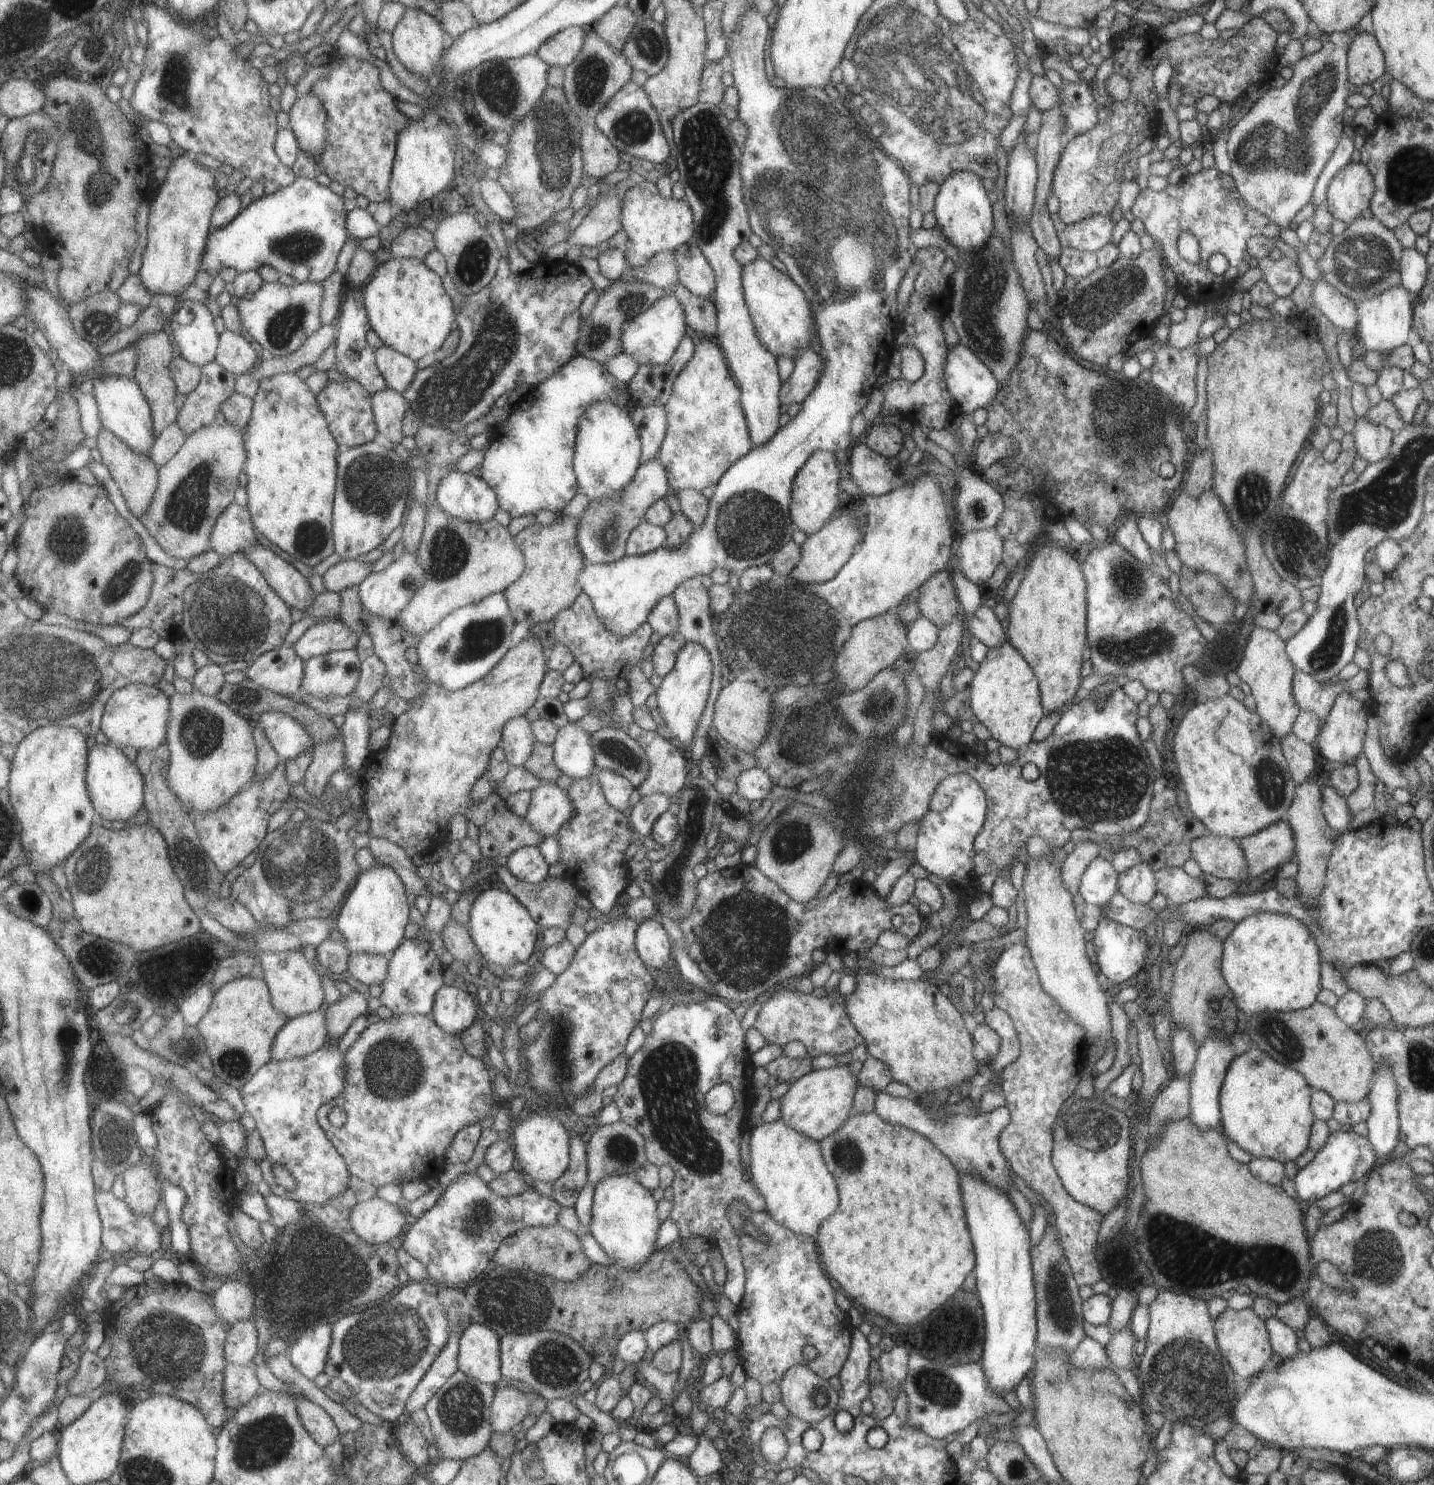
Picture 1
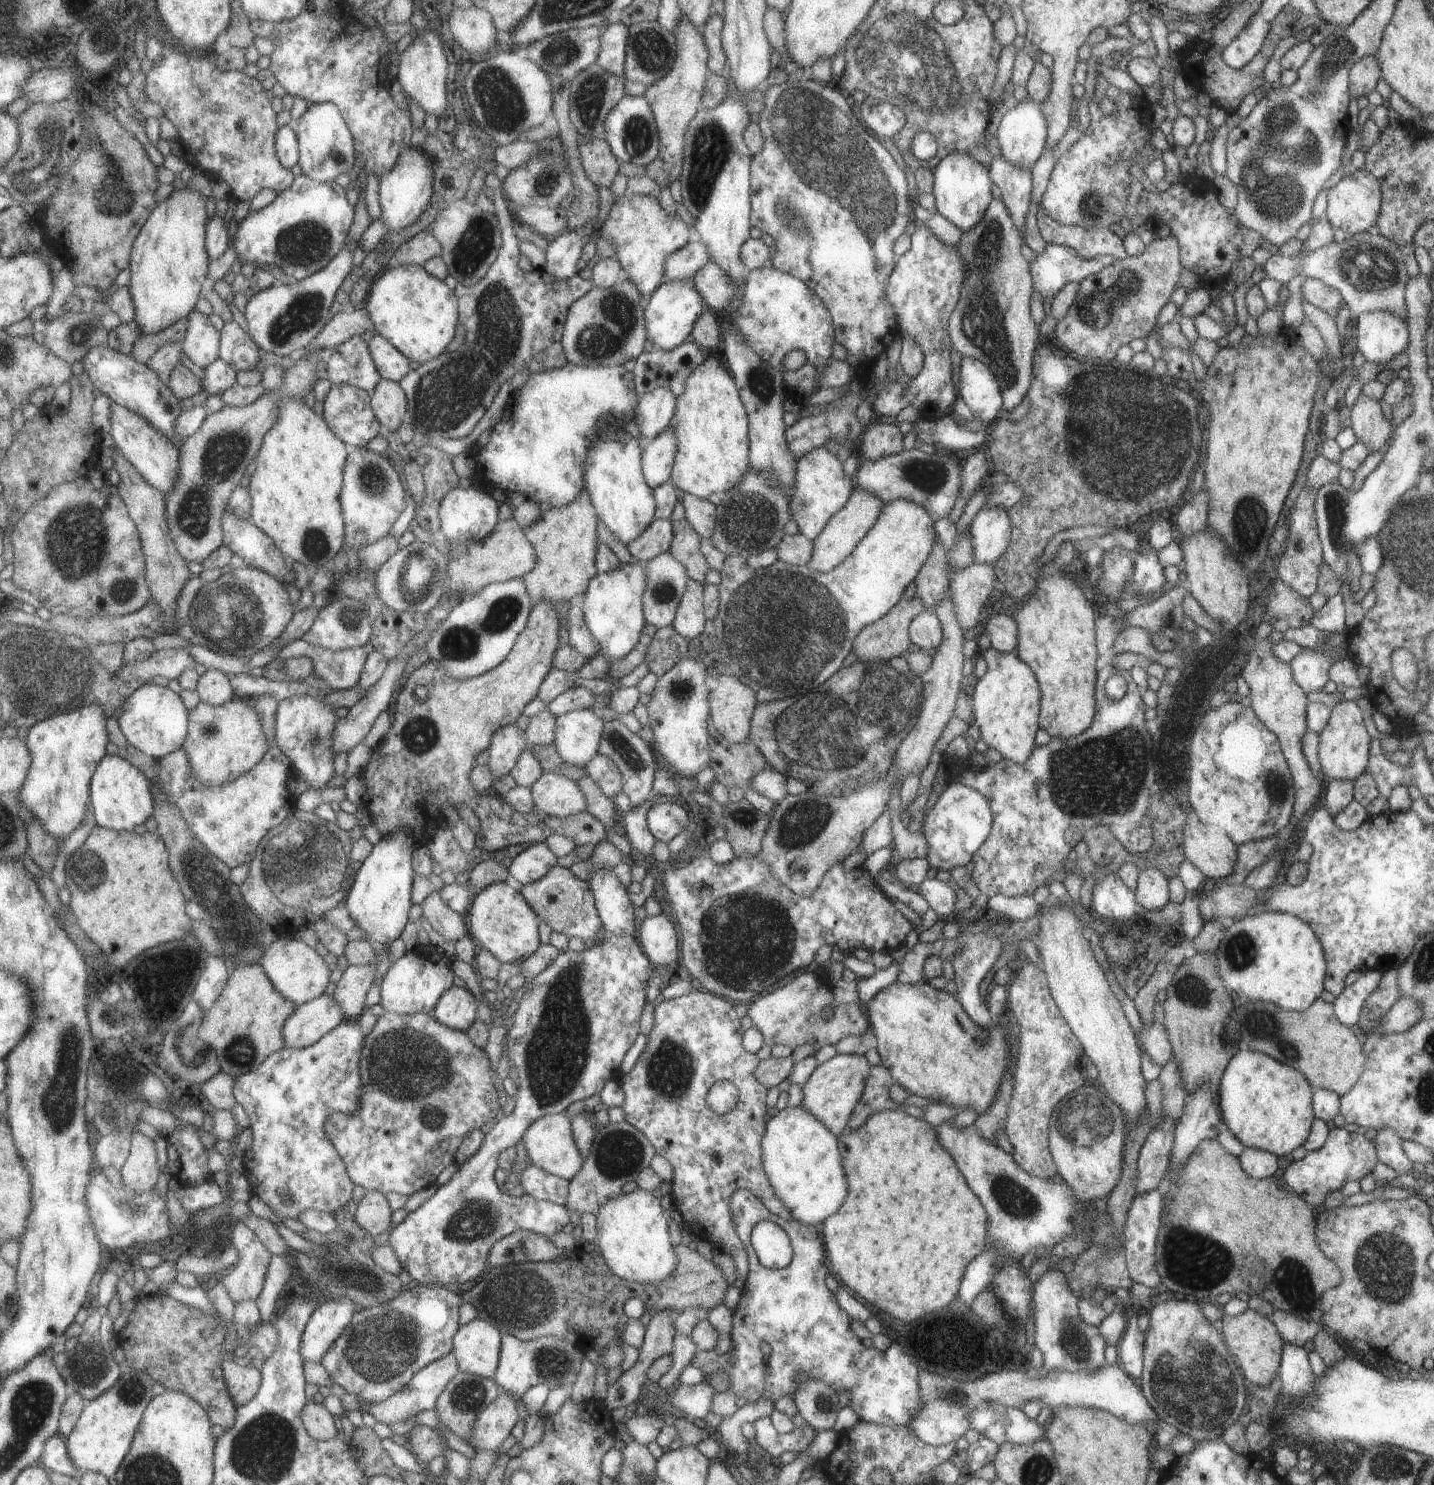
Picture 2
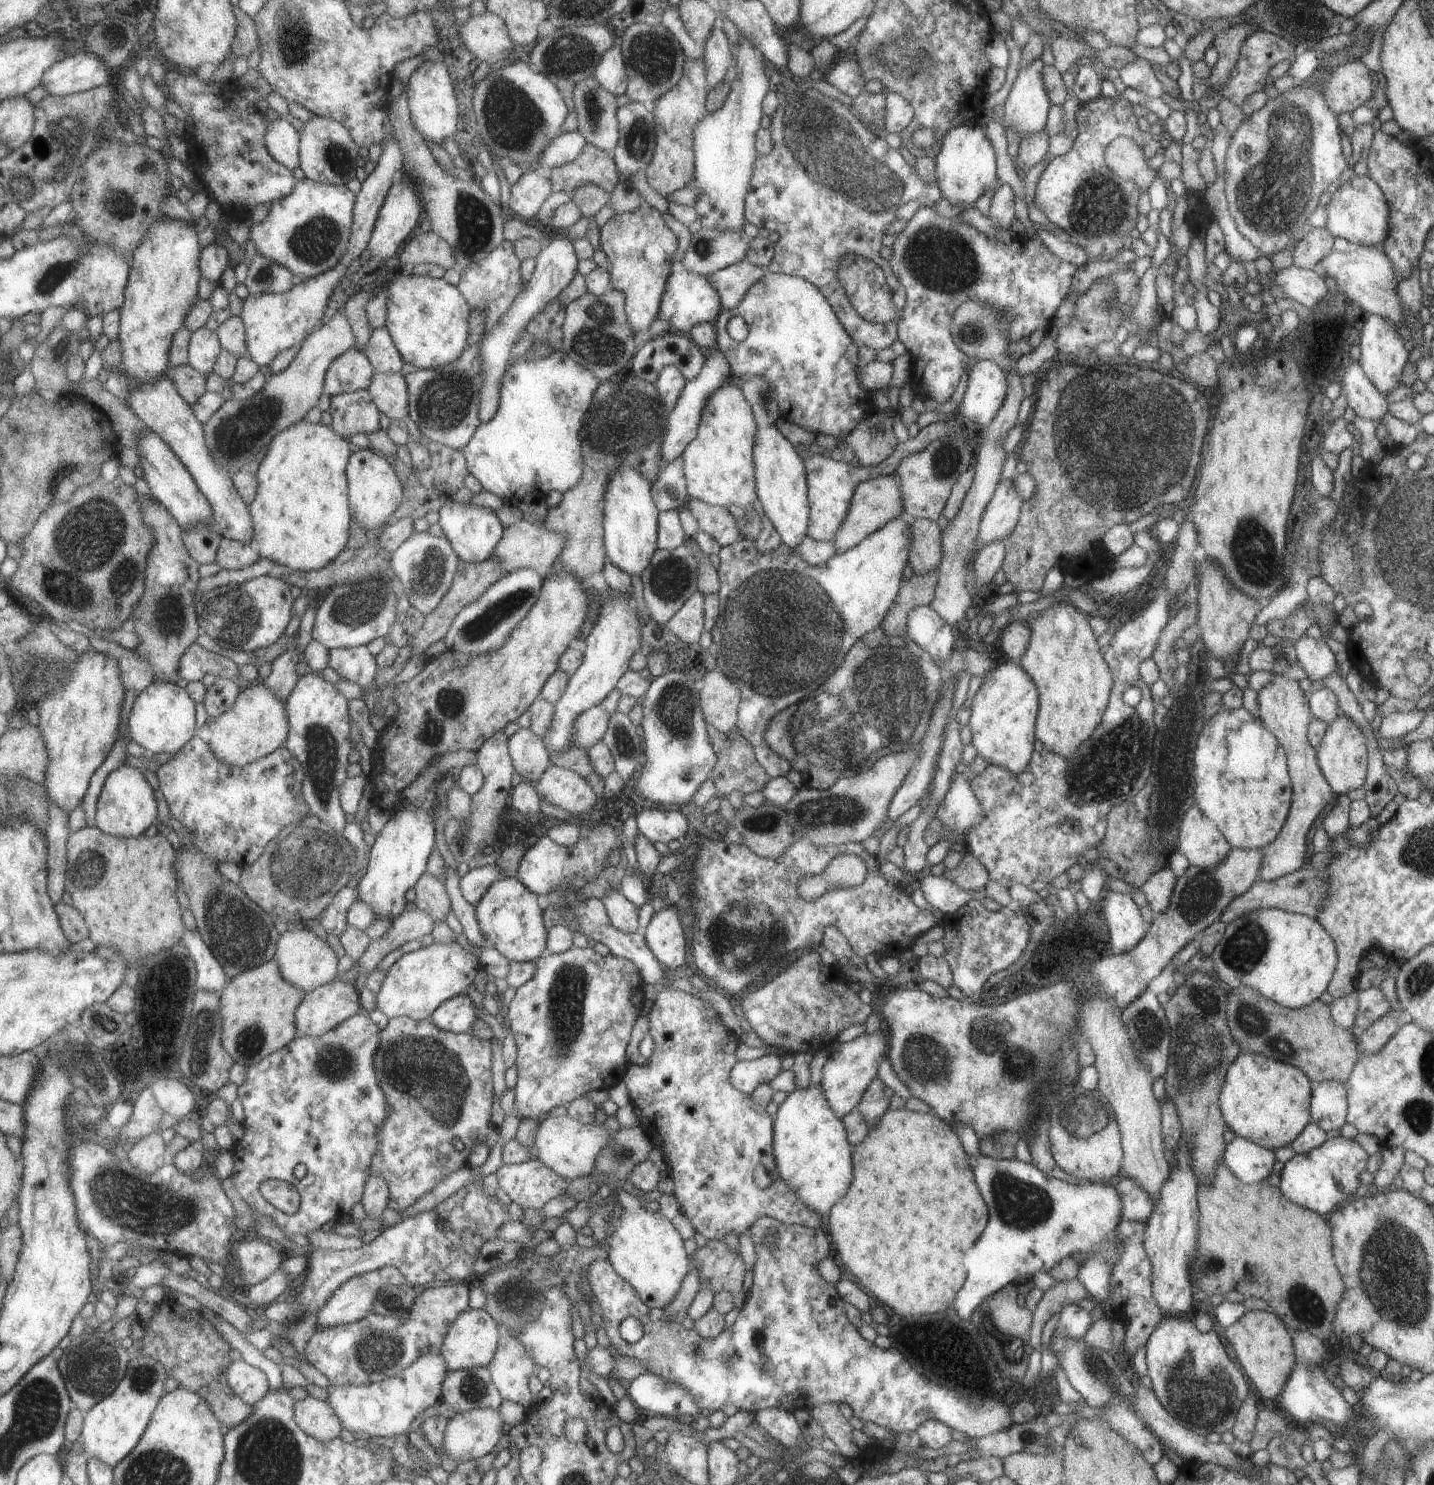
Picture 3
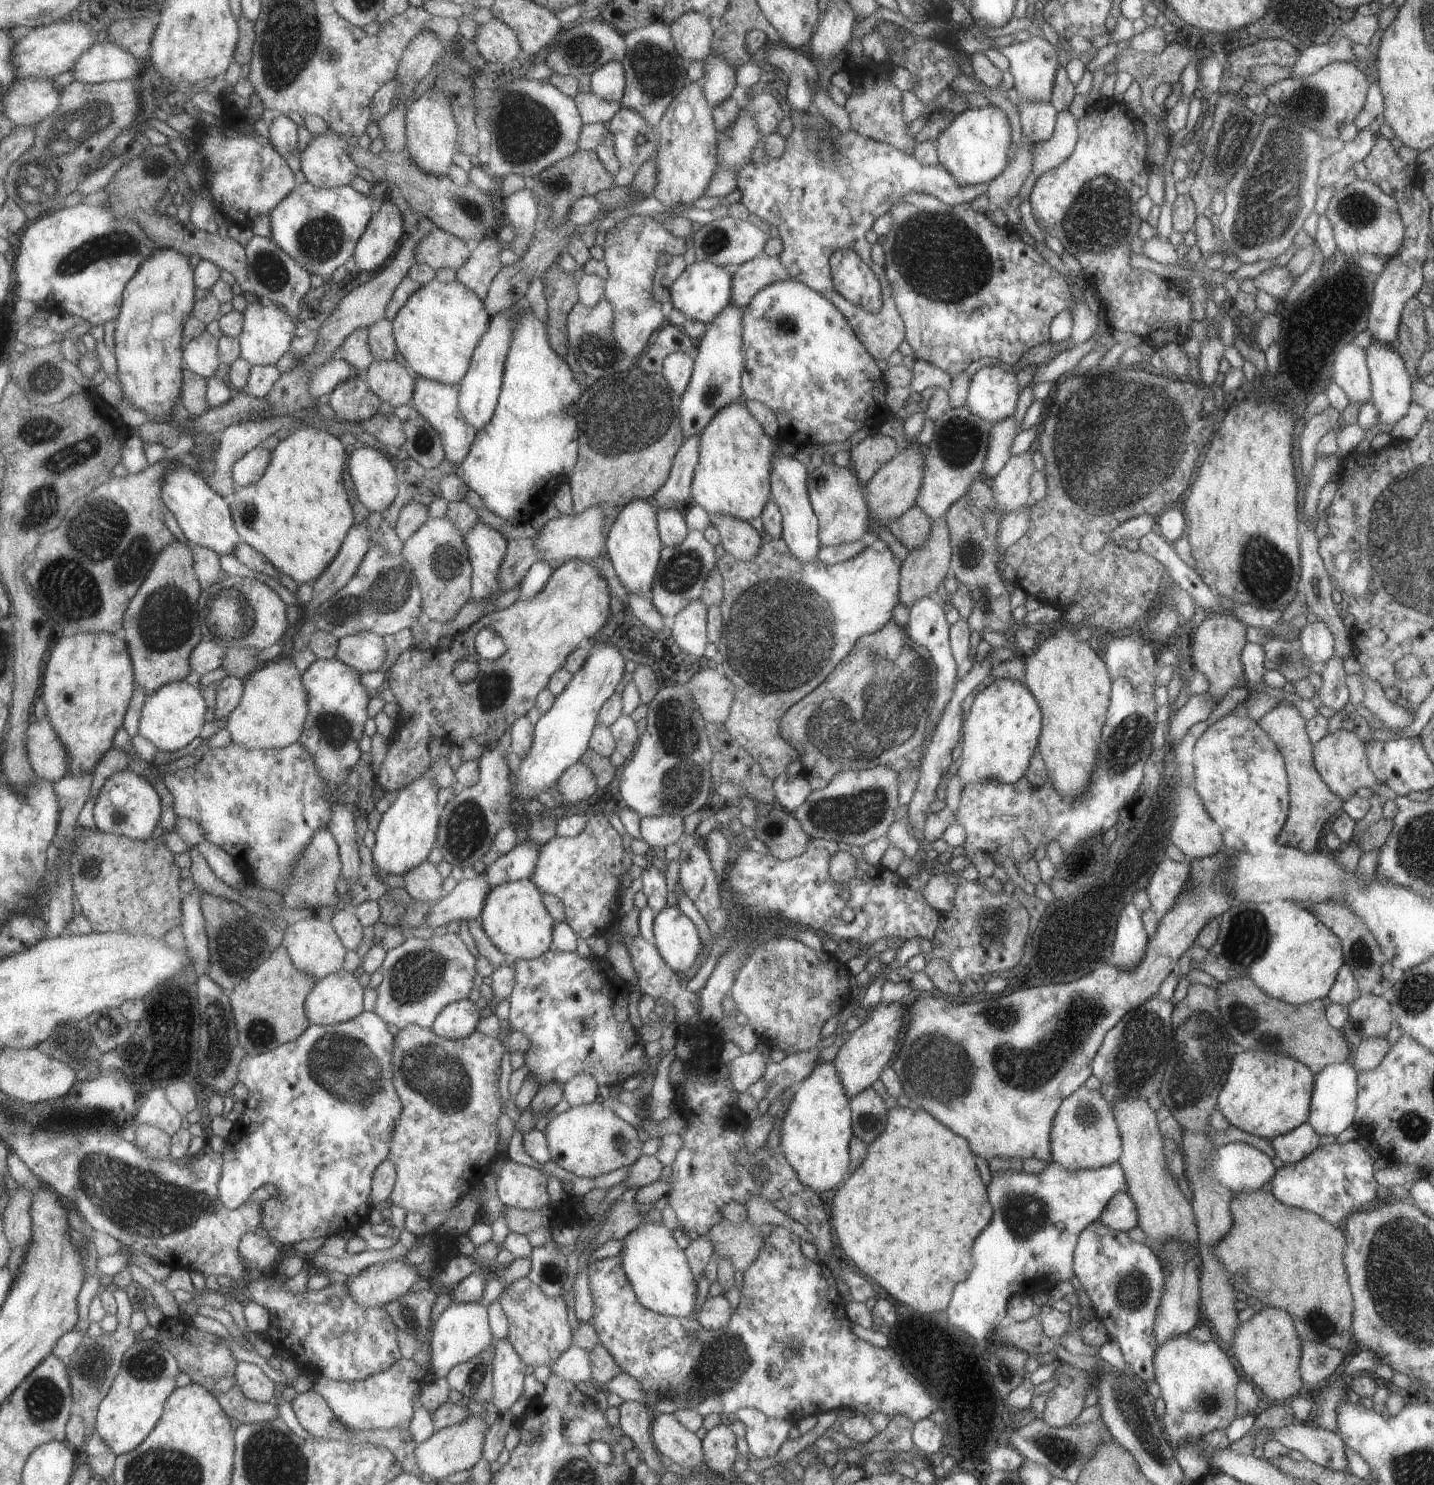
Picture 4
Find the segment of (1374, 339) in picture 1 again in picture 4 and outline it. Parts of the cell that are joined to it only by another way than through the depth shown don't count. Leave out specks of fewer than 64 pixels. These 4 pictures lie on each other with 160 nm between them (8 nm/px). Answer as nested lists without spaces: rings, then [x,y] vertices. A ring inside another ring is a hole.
[[[1371,339],[1371,343],[1364,352],[1371,386],[1370,403],[1377,412],[1377,424],[1386,425],[1392,429],[1395,422],[1407,412],[1407,408],[1411,404],[1409,374],[1403,366],[1401,356],[1391,346],[1387,346],[1383,342]]]

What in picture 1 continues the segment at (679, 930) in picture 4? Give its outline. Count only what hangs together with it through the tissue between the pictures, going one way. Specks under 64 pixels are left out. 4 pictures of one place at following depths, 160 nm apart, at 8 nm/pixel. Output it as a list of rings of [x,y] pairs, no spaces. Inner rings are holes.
[[[654,919],[639,922],[635,930],[634,946],[643,965],[663,972],[664,964],[671,956],[672,940],[665,928]]]

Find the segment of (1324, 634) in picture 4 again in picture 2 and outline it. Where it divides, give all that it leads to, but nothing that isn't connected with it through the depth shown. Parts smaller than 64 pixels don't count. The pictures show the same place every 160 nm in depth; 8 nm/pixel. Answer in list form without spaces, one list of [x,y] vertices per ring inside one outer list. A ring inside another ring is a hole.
[[[1302,648],[1289,662],[1293,680],[1307,694],[1320,691],[1328,680],[1328,668],[1334,659],[1324,657],[1319,651]]]

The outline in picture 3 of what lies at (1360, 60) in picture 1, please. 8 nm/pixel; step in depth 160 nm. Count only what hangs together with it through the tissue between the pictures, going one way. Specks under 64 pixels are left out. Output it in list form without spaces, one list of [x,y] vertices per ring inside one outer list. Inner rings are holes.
[[[1359,61],[1339,65],[1322,85],[1320,93],[1324,96],[1328,109],[1336,116],[1362,108],[1362,104],[1372,96],[1375,78]]]

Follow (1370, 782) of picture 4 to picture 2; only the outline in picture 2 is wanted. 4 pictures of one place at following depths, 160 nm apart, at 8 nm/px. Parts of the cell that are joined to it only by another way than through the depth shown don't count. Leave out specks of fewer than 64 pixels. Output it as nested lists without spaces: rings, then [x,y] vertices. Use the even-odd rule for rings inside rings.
[[[1342,700],[1330,709],[1325,728],[1318,734],[1318,759],[1324,780],[1354,781],[1366,772],[1369,742],[1372,738],[1363,725],[1363,714],[1360,704],[1353,700]]]

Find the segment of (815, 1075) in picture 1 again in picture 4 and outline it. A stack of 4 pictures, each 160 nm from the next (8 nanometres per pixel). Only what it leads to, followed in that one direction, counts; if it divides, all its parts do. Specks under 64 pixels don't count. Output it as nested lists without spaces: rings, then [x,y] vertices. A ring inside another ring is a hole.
[[[879,1002],[872,1012],[861,1021],[862,1024],[838,1048],[831,1063],[833,1063],[838,1081],[848,1099],[853,1098],[864,1088],[870,1087],[879,1078],[881,1070],[889,1062],[889,1058],[892,1058],[899,1028],[905,1024],[905,1021],[906,1008],[900,1003],[885,1005]]]

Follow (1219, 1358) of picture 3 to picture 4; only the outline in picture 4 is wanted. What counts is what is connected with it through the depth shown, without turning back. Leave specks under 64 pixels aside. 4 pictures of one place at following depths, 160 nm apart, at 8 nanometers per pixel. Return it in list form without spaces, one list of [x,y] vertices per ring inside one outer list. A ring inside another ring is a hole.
[[[1185,1333],[1164,1340],[1155,1347],[1152,1369],[1154,1380],[1159,1386],[1160,1397],[1164,1402],[1164,1413],[1159,1417],[1174,1455],[1177,1456],[1177,1446],[1187,1437],[1204,1436],[1215,1429],[1224,1430],[1236,1418],[1236,1386],[1240,1377],[1229,1363],[1225,1352],[1211,1339],[1199,1342]]]

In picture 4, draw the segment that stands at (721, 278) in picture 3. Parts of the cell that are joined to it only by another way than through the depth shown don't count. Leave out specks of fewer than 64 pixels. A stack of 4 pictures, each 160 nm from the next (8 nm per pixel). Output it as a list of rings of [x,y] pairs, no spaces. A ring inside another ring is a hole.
[[[760,255],[738,265],[725,266],[731,278],[731,300],[729,304],[747,306],[761,288],[791,279],[778,257]]]

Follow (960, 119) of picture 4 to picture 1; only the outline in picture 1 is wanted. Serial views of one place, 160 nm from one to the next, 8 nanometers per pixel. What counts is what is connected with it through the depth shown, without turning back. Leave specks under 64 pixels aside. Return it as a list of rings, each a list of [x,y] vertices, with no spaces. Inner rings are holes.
[[[959,170],[939,184],[933,212],[940,234],[958,252],[981,250],[994,232],[988,192],[983,188],[981,178],[969,170]]]

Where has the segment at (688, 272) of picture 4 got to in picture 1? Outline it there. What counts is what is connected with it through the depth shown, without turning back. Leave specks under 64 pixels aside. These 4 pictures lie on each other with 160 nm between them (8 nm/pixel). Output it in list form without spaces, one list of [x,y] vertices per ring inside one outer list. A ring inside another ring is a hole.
[[[668,293],[655,300],[645,312],[631,318],[629,323],[621,326],[621,351],[635,358],[641,364],[665,364],[677,349],[681,338],[685,336],[685,312],[679,300]]]

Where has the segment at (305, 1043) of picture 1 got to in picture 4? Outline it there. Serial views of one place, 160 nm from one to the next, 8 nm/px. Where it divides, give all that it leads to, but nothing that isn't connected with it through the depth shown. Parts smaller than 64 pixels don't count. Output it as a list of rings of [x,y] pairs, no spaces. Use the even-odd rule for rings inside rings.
[[[341,969],[335,974],[319,979],[312,994],[307,998],[307,1014],[312,1025],[334,1026],[352,1020],[362,1014],[365,988],[357,980],[357,974]]]

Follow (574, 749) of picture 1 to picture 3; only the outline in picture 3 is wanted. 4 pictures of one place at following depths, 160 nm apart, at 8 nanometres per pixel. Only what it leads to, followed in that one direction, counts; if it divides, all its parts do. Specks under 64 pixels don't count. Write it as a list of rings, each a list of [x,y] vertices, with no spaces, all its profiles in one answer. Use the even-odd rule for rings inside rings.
[[[599,705],[582,710],[578,717],[574,718],[570,744],[586,752],[590,746],[593,746],[593,743],[602,740],[609,717],[610,714]]]

